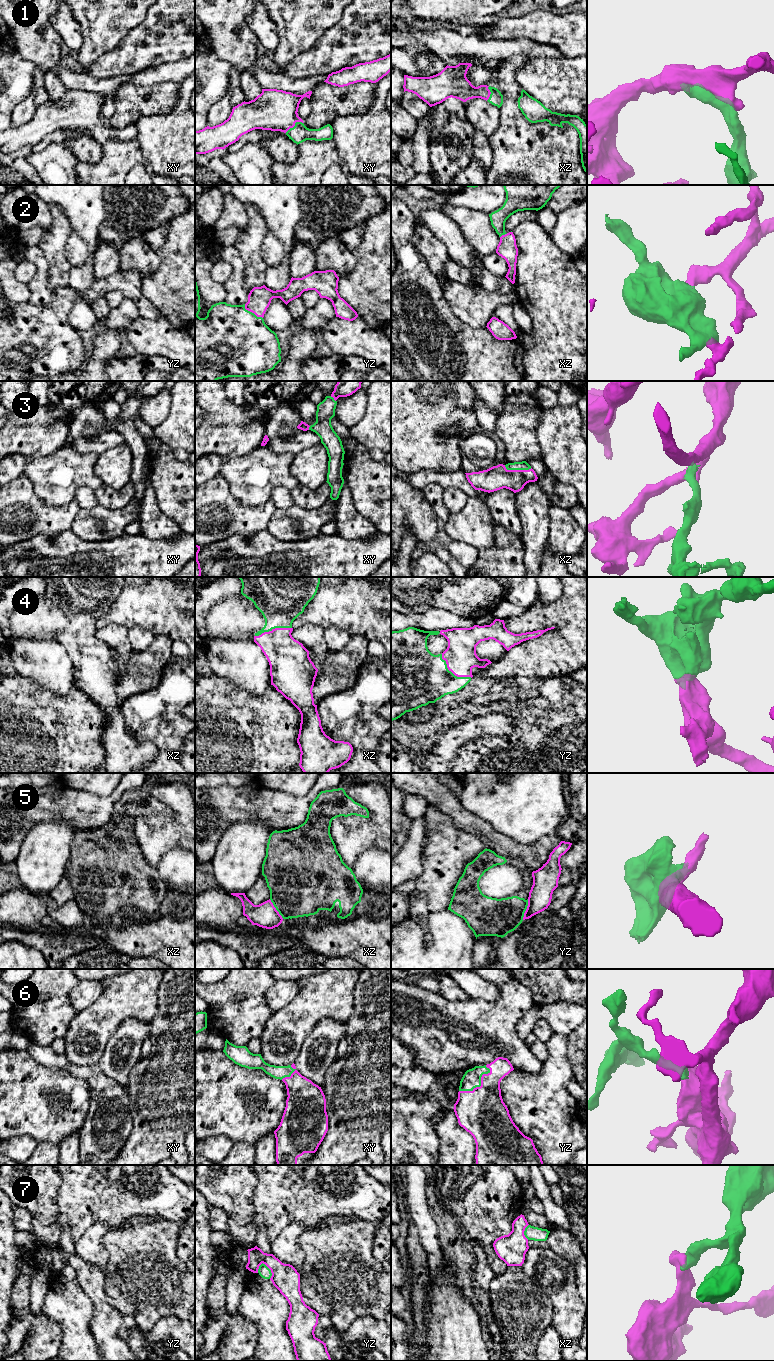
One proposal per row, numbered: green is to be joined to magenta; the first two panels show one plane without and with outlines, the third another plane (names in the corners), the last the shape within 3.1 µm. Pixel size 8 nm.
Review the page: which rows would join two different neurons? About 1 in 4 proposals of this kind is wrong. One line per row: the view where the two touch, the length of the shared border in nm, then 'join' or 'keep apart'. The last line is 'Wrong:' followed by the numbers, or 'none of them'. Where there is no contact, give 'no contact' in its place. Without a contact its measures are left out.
1: xy | 170 nm | join
2: yz | 190 nm | join
3: xz | 220 nm | join
4: yz | 320 nm | join
5: yz | 180 nm | keep apart
6: yz | 320 nm | join
7: yz | 150 nm | keep apart
Wrong: 5, 7

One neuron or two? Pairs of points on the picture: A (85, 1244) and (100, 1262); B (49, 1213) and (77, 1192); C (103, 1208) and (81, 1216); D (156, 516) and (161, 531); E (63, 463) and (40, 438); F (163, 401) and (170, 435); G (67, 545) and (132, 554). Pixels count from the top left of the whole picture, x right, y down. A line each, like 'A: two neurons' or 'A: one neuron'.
A: one neuron
B: two neurons
C: one neuron
D: one neuron
E: two neurons
F: two neurons
G: one neuron

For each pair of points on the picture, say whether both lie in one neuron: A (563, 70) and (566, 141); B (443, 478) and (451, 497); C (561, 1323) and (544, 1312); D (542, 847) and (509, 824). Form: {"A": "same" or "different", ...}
{"A": "different", "B": "different", "C": "different", "D": "different"}

